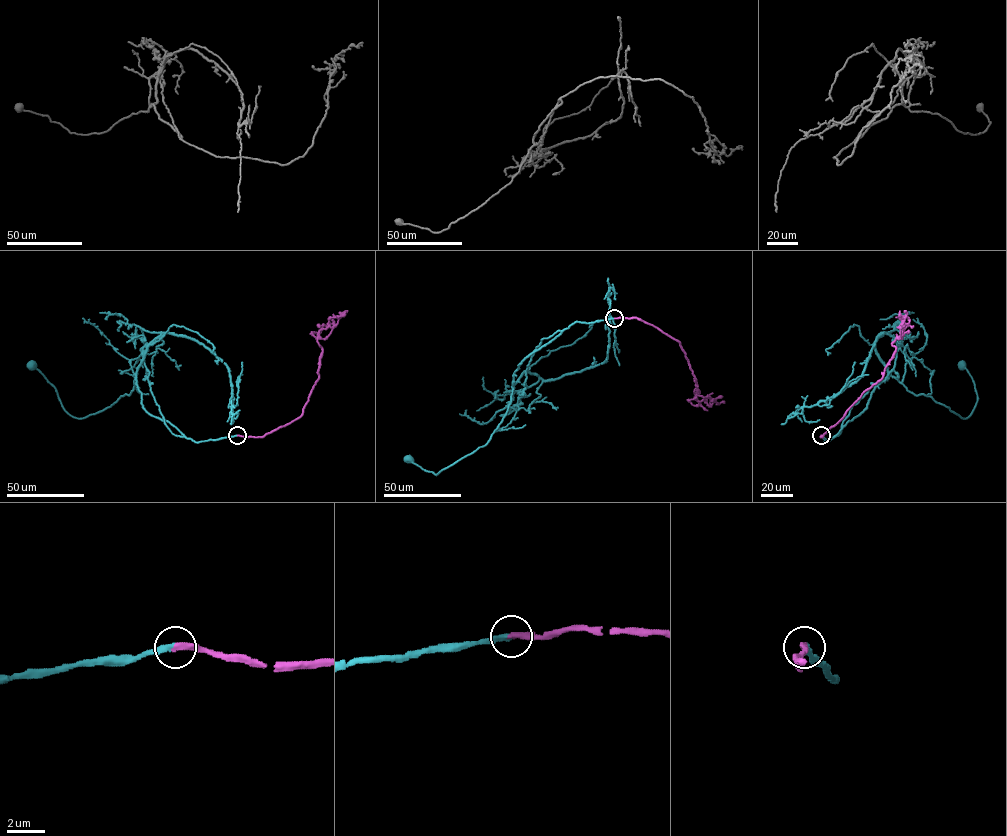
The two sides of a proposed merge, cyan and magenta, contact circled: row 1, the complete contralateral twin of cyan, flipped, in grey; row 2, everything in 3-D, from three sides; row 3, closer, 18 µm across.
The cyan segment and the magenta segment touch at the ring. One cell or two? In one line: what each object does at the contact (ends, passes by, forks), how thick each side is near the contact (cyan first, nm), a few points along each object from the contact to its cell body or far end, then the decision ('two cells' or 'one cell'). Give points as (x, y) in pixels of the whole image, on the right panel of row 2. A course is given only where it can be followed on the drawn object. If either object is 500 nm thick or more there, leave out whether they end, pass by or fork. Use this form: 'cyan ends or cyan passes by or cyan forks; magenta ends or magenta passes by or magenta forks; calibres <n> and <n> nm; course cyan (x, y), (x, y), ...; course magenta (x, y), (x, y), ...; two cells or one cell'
cyan ends; magenta ends; calibres 320 and 360 nm; course cyan (821, 435), (825, 442), (832, 439), (890, 376), (967, 418), (977, 396), (962, 365); course magenta (821, 435), (882, 378), (895, 350), (892, 343), (900, 336), (902, 325), (909, 322), (900, 311); one cell

